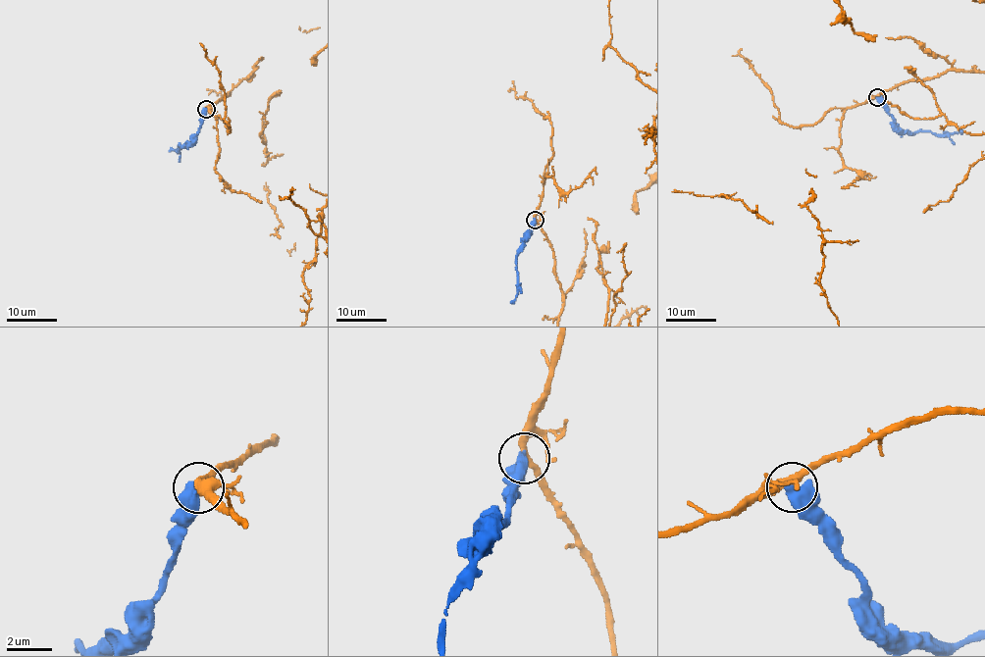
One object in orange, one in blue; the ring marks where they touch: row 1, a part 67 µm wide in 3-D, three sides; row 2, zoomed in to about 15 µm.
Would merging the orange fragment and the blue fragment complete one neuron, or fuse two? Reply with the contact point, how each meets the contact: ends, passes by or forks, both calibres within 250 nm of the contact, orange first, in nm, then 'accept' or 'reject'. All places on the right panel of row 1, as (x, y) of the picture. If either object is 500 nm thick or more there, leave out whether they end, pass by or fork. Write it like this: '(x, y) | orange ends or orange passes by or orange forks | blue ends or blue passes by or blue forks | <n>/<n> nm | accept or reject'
(877, 97) | 320/600 nm | reject

